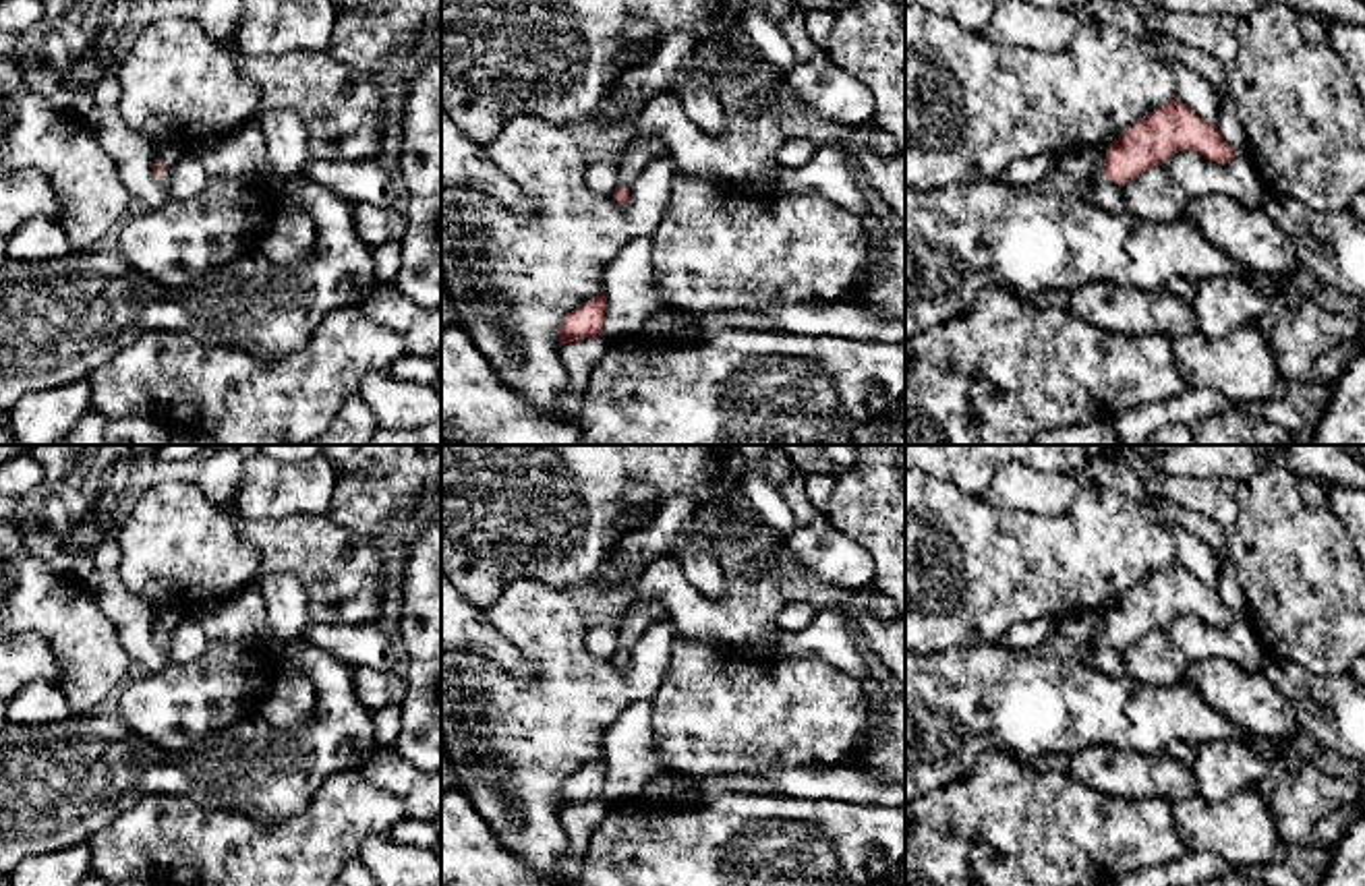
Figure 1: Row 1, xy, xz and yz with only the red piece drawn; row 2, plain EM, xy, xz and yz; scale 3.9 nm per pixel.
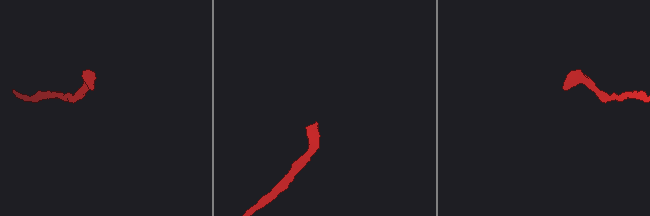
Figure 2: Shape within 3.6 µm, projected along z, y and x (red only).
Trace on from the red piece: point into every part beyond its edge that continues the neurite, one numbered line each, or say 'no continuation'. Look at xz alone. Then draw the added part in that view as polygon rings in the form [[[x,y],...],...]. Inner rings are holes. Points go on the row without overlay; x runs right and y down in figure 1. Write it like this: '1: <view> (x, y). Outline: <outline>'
no continuation

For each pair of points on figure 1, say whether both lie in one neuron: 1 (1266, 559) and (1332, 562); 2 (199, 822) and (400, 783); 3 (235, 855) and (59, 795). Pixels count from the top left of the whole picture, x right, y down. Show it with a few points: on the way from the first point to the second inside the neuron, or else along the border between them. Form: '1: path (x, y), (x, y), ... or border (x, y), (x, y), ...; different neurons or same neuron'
1: path (1283, 559), (1316, 562); same neuron
2: border (355, 769), (390, 791), (407, 816); different neurons
3: border (160, 793), (139, 795), (85, 841); different neurons

